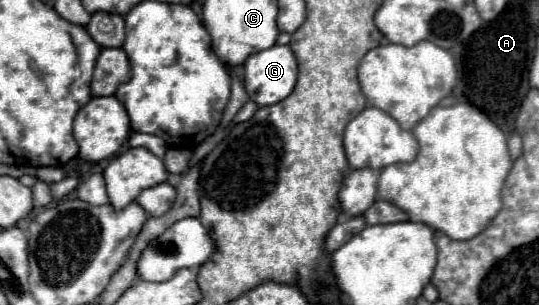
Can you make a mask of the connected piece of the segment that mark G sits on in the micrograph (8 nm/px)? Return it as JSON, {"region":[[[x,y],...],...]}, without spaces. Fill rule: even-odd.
{"region":[[[273,45],[245,61],[245,91],[259,107],[283,101],[295,81],[297,61],[289,45]]]}

